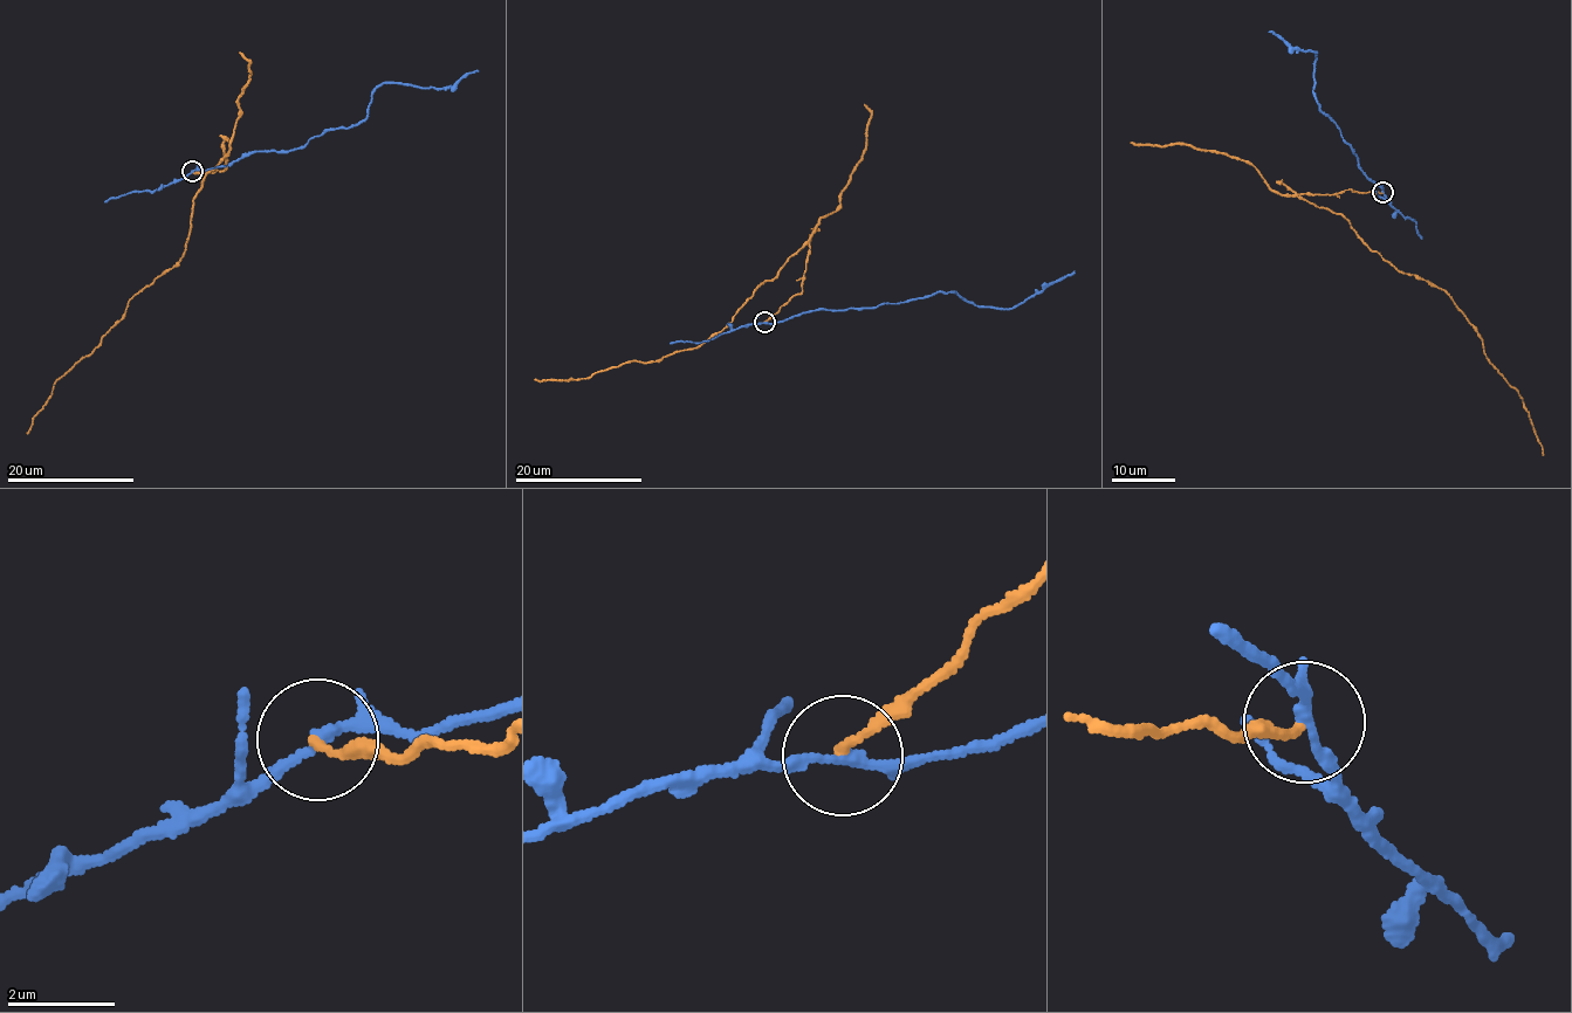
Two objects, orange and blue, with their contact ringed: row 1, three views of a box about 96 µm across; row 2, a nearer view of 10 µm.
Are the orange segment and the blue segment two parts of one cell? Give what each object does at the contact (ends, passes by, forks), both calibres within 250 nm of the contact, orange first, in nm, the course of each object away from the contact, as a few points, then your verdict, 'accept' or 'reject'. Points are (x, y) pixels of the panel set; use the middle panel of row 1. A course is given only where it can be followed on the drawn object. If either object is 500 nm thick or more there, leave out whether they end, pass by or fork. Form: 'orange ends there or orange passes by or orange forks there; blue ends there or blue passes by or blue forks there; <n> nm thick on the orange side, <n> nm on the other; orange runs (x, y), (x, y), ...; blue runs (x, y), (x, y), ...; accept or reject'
orange ends there; blue forks there; 140 nm thick on the orange side, 150 nm on the other; orange runs (766, 322), (802, 290), (808, 243), (778, 275), (761, 283), (727, 325), (694, 347), (579, 379), (535, 379); blue runs (766, 322), (780, 323), (819, 309), (878, 307), (942, 291), (956, 291), (976, 305), (1004, 309), (1075, 270); reject

